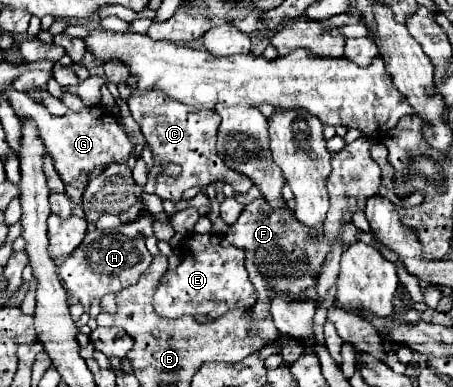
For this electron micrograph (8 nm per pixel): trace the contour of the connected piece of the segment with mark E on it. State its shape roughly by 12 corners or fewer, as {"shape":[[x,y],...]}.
{"shape":[[189,235],[153,295],[167,319],[251,309],[243,251]]}

